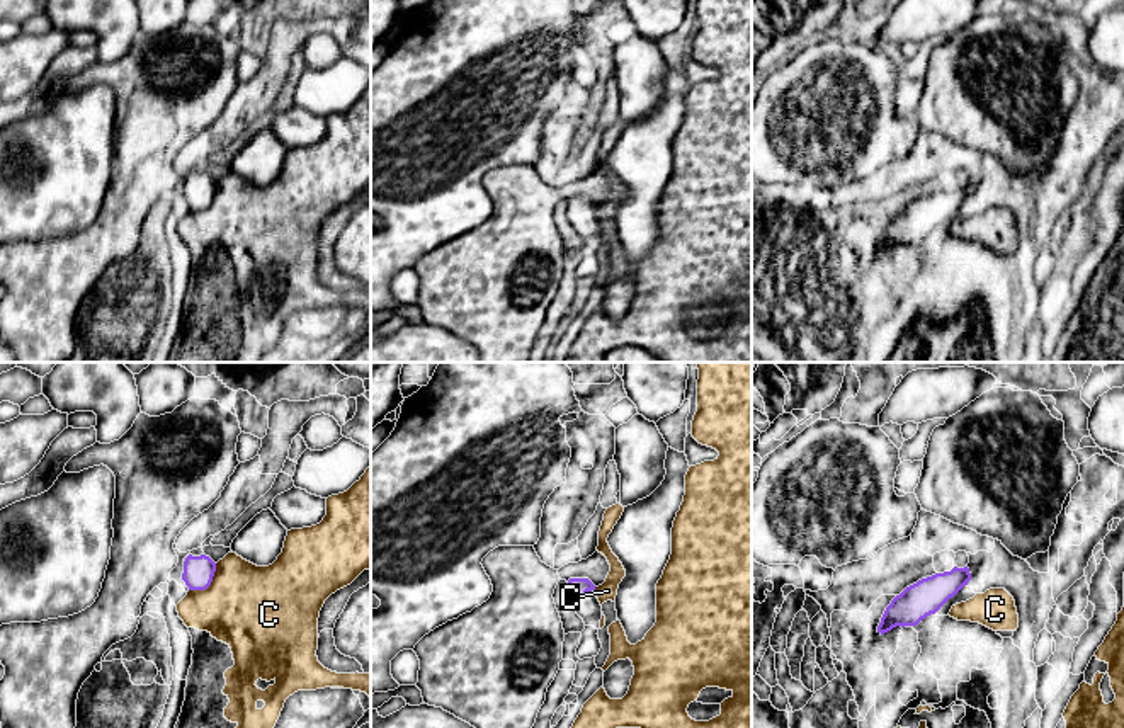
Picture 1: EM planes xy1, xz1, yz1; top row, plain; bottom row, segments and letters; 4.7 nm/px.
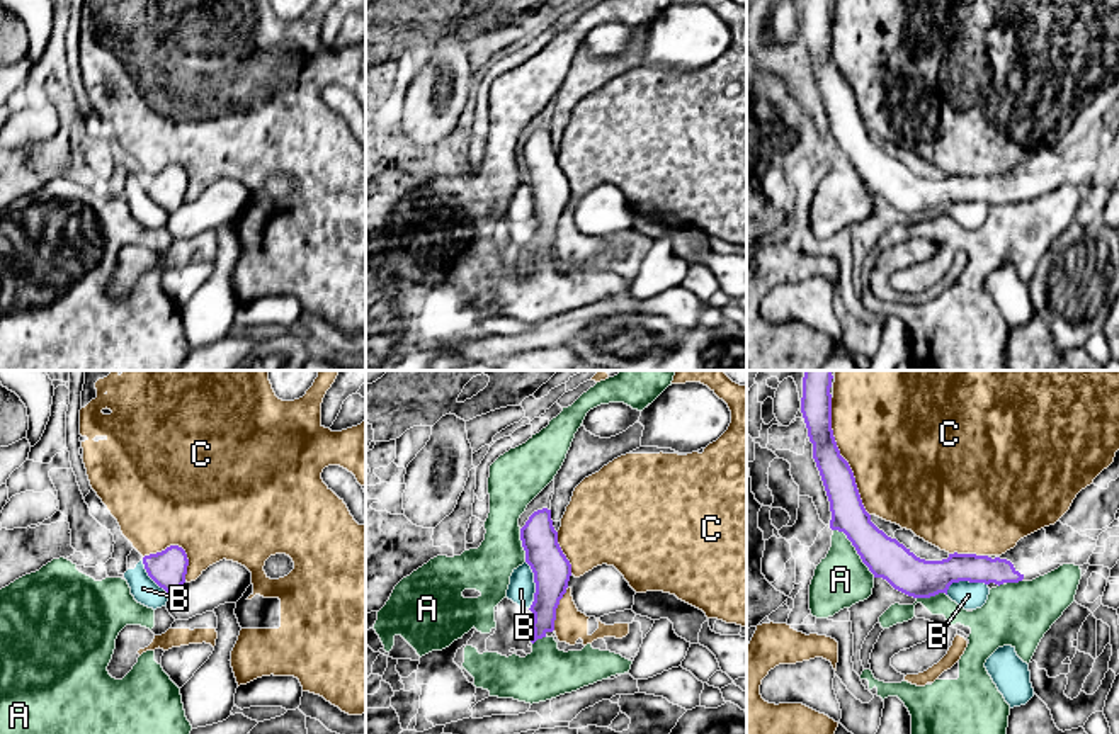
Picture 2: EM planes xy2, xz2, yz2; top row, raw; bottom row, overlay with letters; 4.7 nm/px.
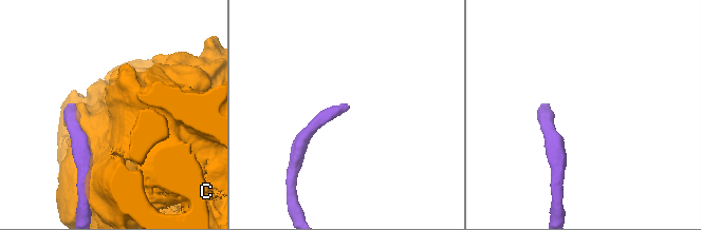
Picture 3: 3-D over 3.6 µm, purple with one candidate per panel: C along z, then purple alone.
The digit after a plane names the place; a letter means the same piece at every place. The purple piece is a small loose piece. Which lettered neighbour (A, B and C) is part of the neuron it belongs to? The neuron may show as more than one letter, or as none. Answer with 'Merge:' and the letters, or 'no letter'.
Merge: no letter

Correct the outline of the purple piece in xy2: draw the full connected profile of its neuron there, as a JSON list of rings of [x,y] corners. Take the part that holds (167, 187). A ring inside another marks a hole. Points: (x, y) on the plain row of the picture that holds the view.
[[[179,165],[145,175],[143,184],[148,195],[167,212],[177,211],[185,202],[189,178]]]

